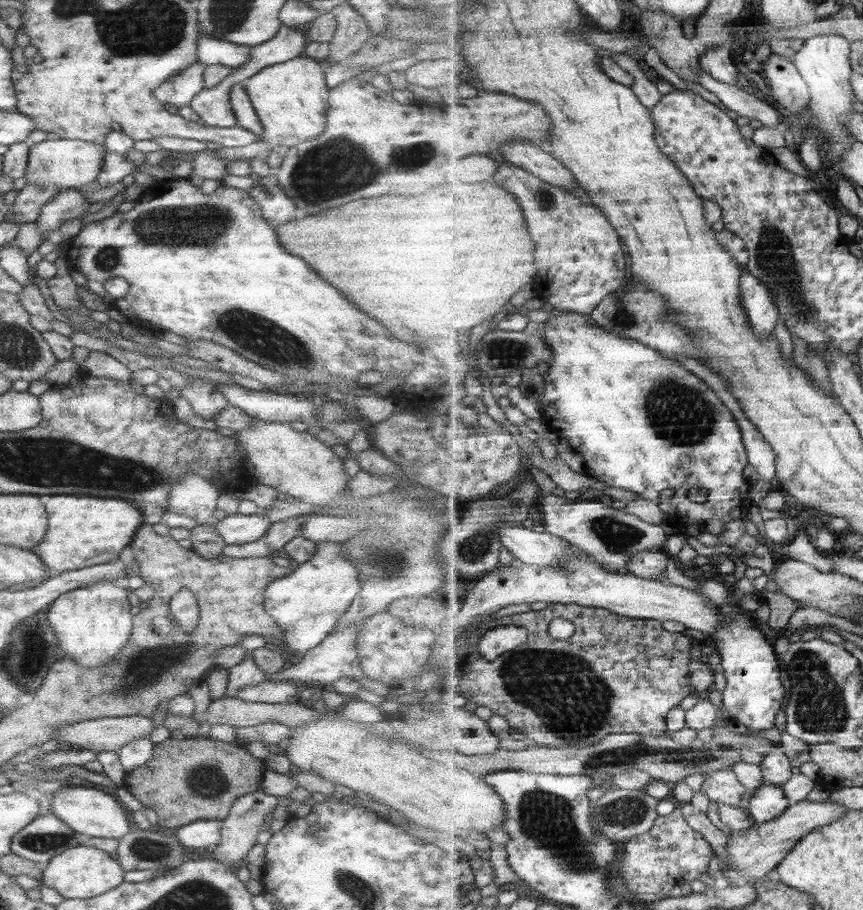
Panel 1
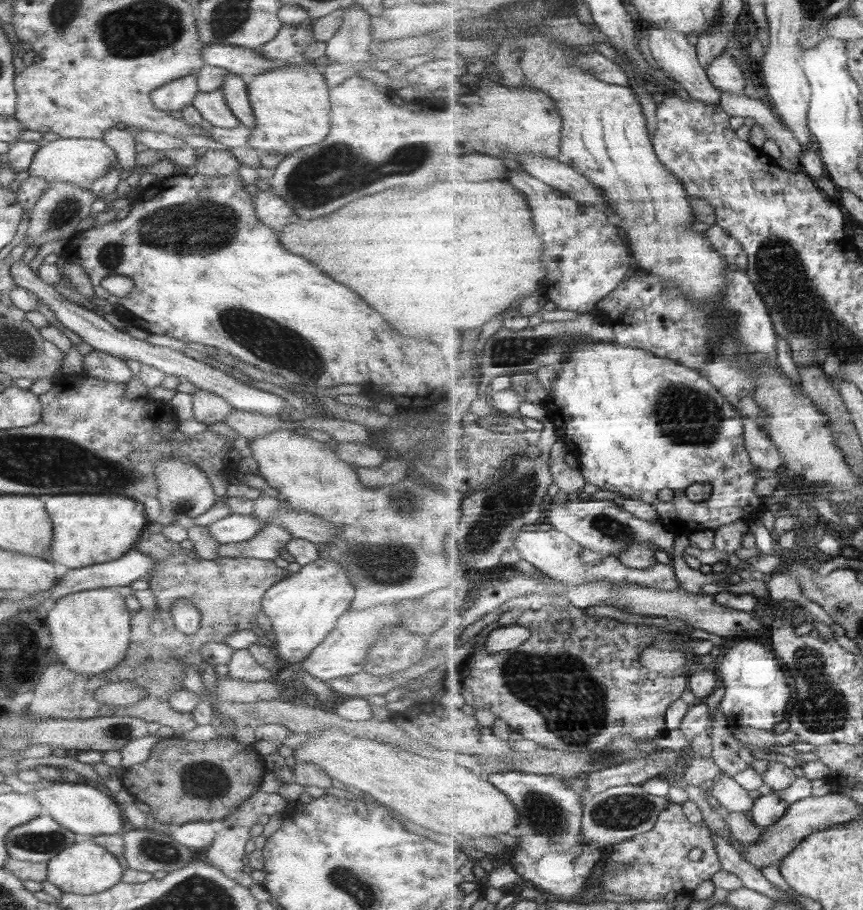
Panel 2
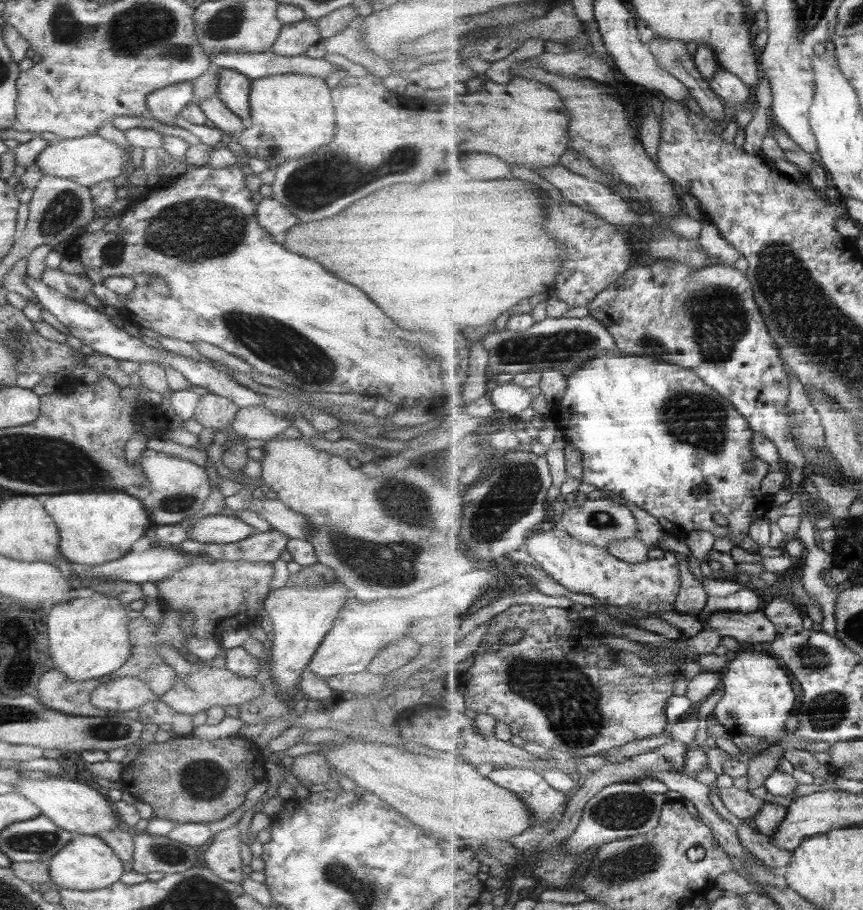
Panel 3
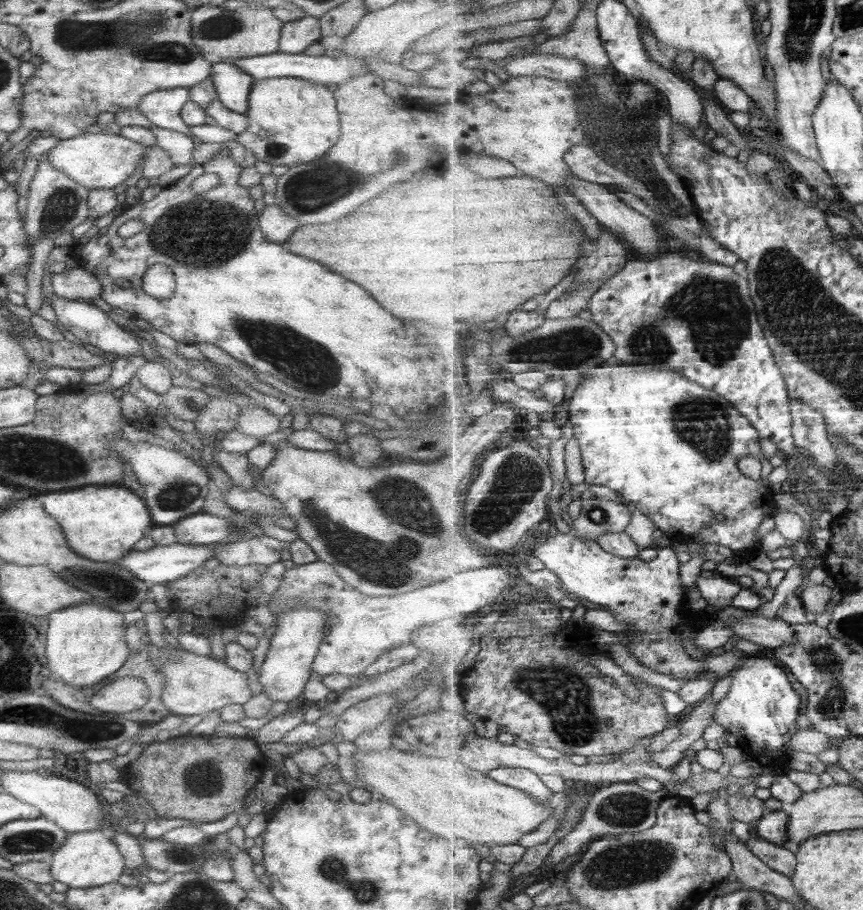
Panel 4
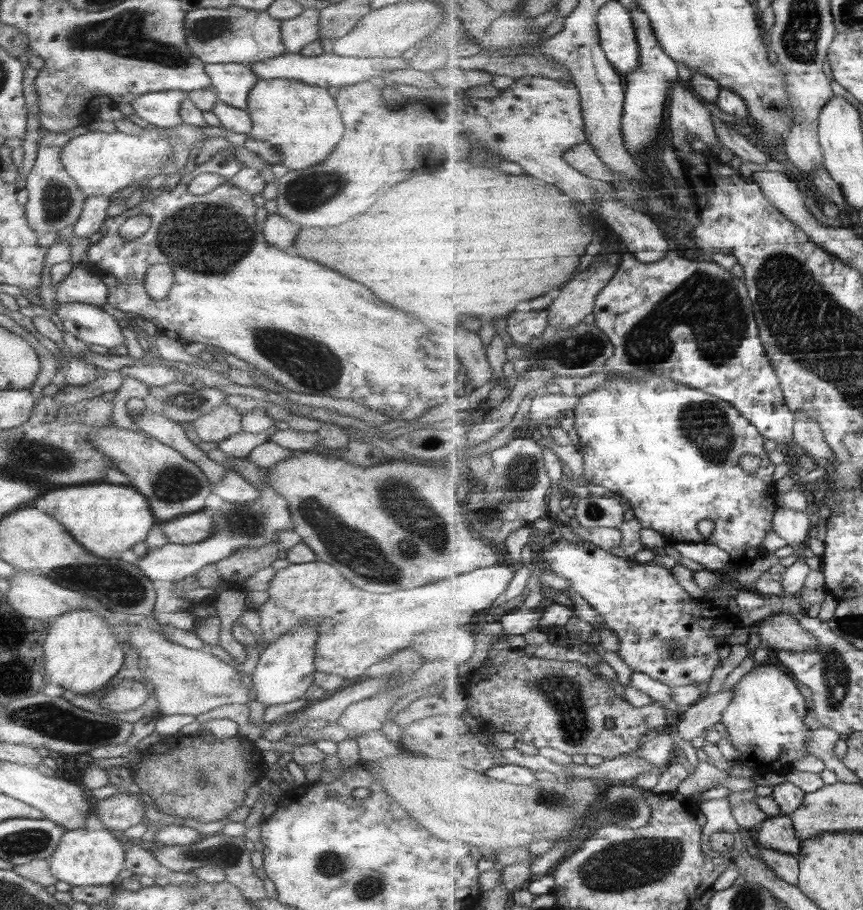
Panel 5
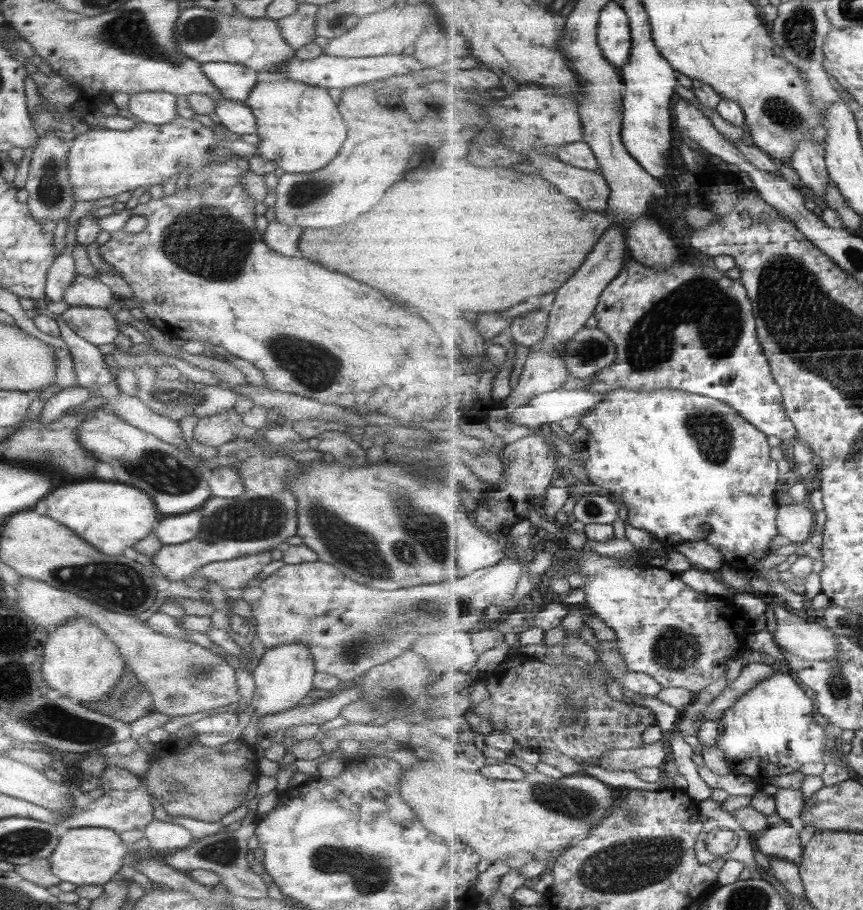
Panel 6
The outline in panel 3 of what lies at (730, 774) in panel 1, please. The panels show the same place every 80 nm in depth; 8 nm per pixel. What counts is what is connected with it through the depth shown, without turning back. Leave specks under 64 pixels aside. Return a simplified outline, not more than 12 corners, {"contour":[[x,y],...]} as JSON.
{"contour":[[734,784],[717,788],[724,806],[744,822],[766,803]]}

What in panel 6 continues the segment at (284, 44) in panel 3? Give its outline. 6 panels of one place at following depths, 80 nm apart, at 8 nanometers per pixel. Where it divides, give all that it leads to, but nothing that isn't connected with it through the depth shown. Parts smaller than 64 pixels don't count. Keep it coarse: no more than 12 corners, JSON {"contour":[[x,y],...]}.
{"contour":[[298,4],[276,20],[293,49],[312,42],[316,7]]}

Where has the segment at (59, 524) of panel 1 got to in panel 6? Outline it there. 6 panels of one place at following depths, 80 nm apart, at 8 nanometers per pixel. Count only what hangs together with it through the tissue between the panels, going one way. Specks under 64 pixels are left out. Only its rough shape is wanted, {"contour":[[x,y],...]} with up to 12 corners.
{"contour":[[113,482],[59,486],[45,516],[107,556],[159,519],[145,492]]}

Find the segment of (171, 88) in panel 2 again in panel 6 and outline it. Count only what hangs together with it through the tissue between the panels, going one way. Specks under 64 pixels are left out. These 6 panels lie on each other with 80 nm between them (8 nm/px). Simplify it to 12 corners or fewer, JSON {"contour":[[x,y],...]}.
{"contour":[[175,95],[128,96],[127,112],[145,124],[167,124],[177,116]]}

